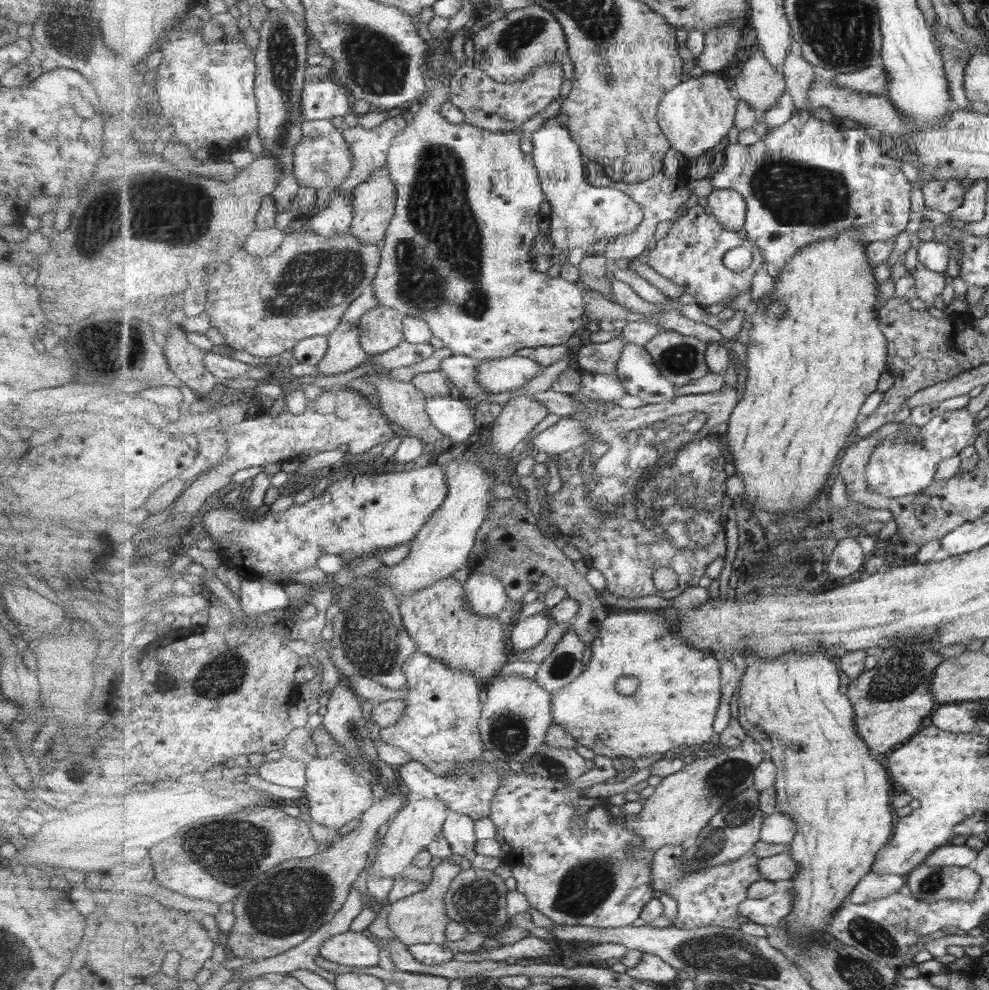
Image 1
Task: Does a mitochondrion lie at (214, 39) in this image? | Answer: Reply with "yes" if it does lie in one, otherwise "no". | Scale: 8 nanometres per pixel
no

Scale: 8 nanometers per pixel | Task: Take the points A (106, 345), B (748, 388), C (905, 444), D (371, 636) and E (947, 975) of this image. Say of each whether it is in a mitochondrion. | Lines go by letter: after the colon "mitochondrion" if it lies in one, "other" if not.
A: mitochondrion
B: other
C: mitochondrion
D: mitochondrion
E: other

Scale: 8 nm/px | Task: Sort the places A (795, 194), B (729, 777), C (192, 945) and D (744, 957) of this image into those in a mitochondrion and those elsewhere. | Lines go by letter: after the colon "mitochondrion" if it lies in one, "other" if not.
A: mitochondrion
B: mitochondrion
C: other
D: mitochondrion

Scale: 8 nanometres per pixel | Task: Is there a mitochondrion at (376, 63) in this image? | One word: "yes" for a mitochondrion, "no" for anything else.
yes

